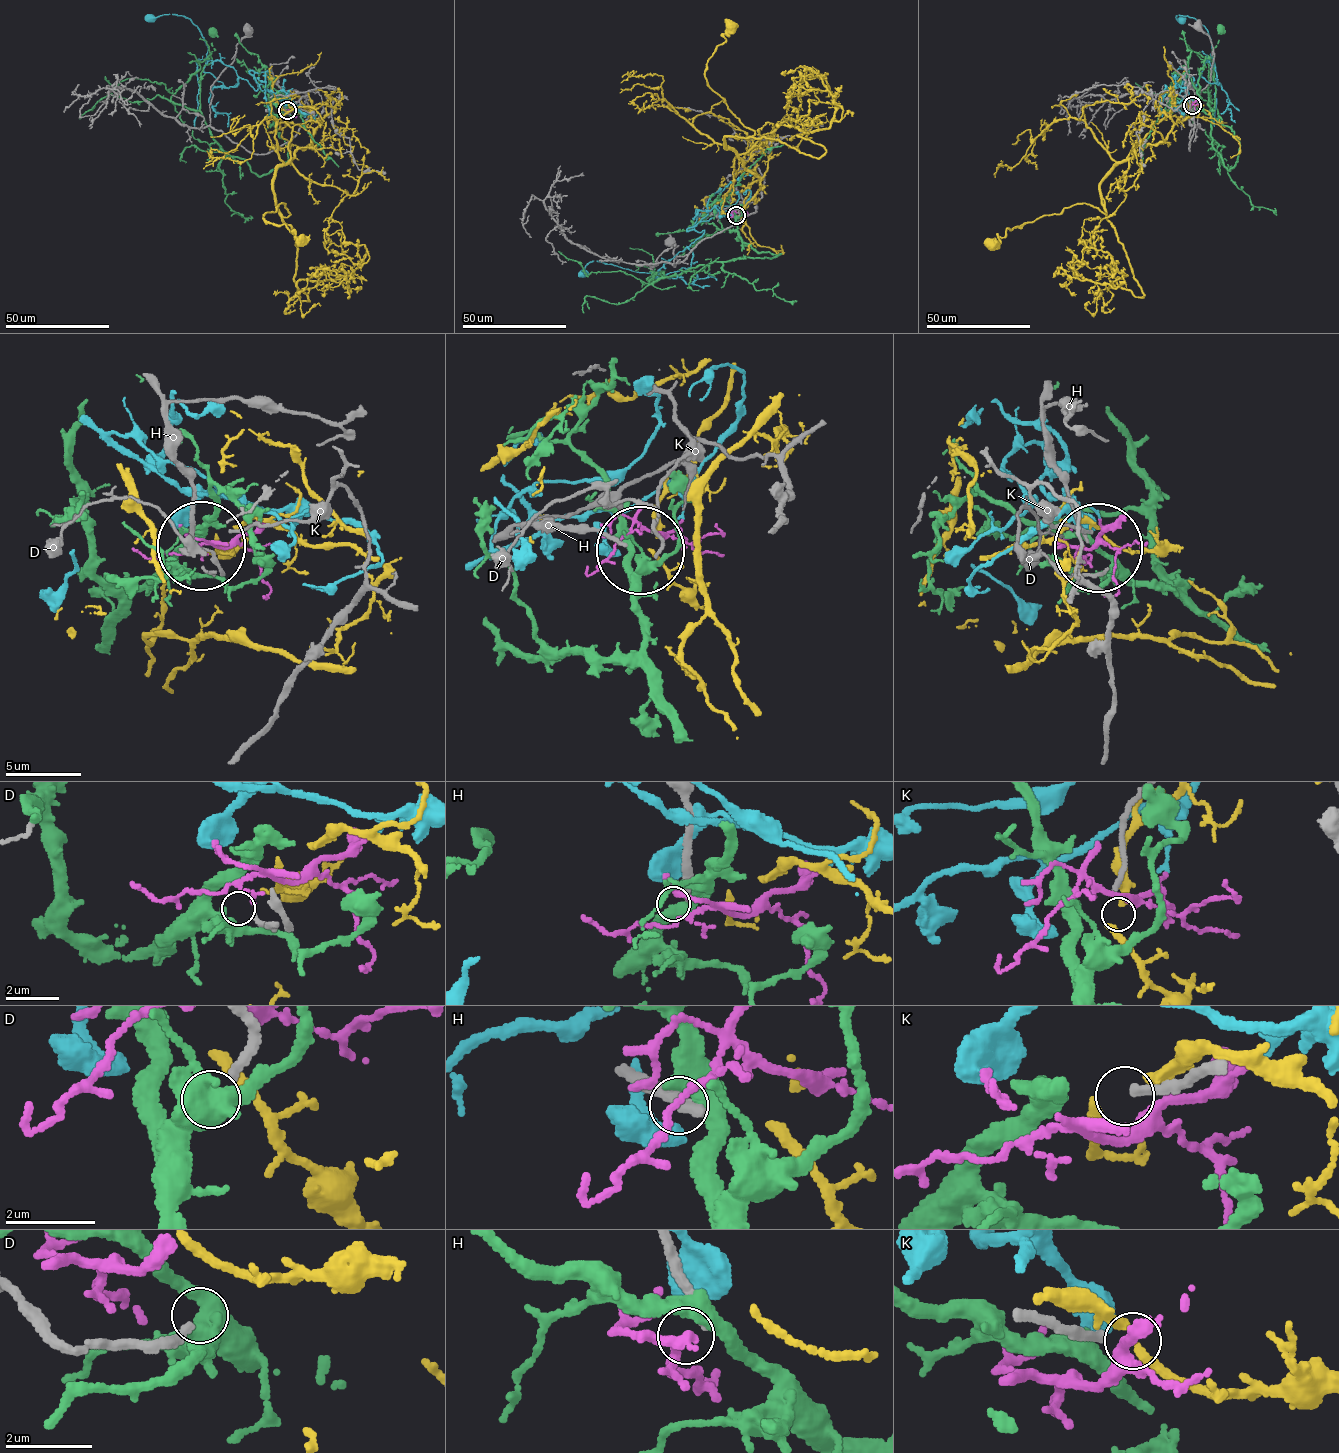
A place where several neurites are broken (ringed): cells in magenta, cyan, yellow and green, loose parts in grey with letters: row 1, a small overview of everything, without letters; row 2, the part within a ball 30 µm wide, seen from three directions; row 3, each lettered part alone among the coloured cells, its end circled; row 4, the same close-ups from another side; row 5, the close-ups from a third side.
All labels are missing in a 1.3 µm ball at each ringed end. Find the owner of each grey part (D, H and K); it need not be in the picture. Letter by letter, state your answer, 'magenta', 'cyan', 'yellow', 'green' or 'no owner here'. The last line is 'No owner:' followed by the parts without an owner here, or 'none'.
D: no owner here
H: no owner here
K: no owner here
No owner: D, H, K

